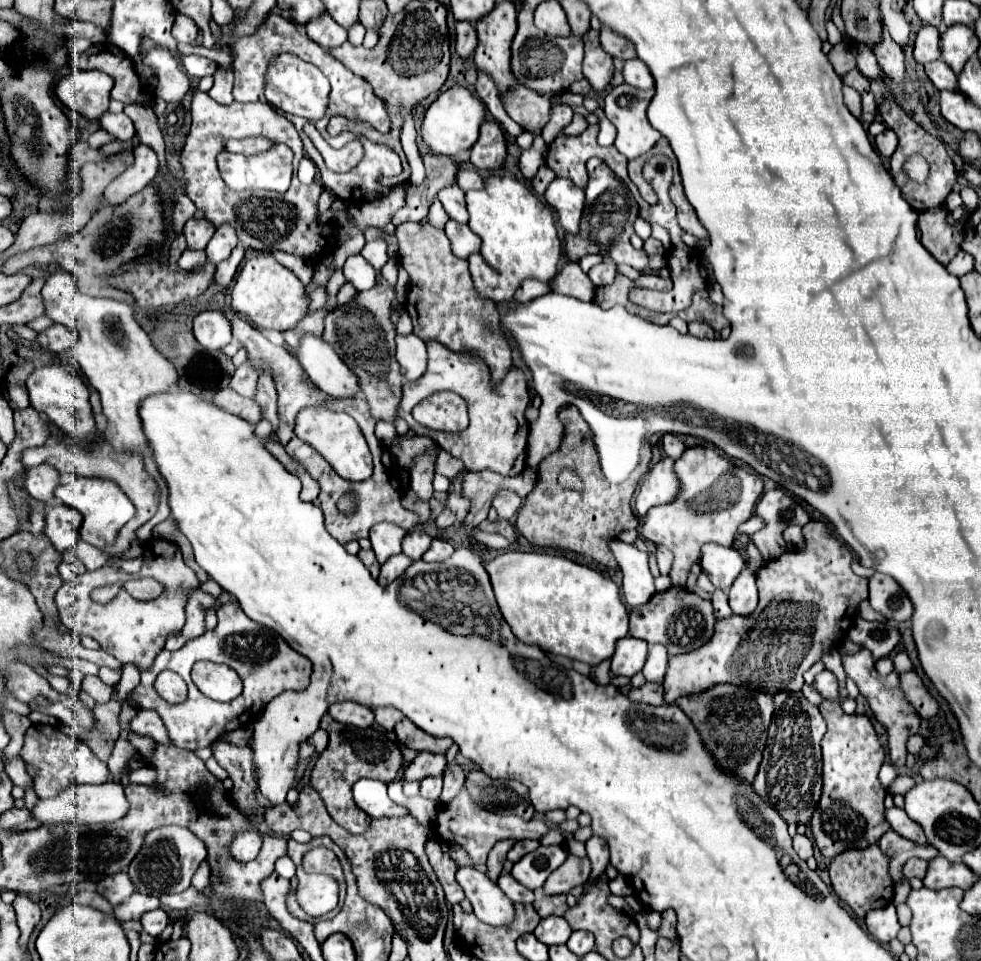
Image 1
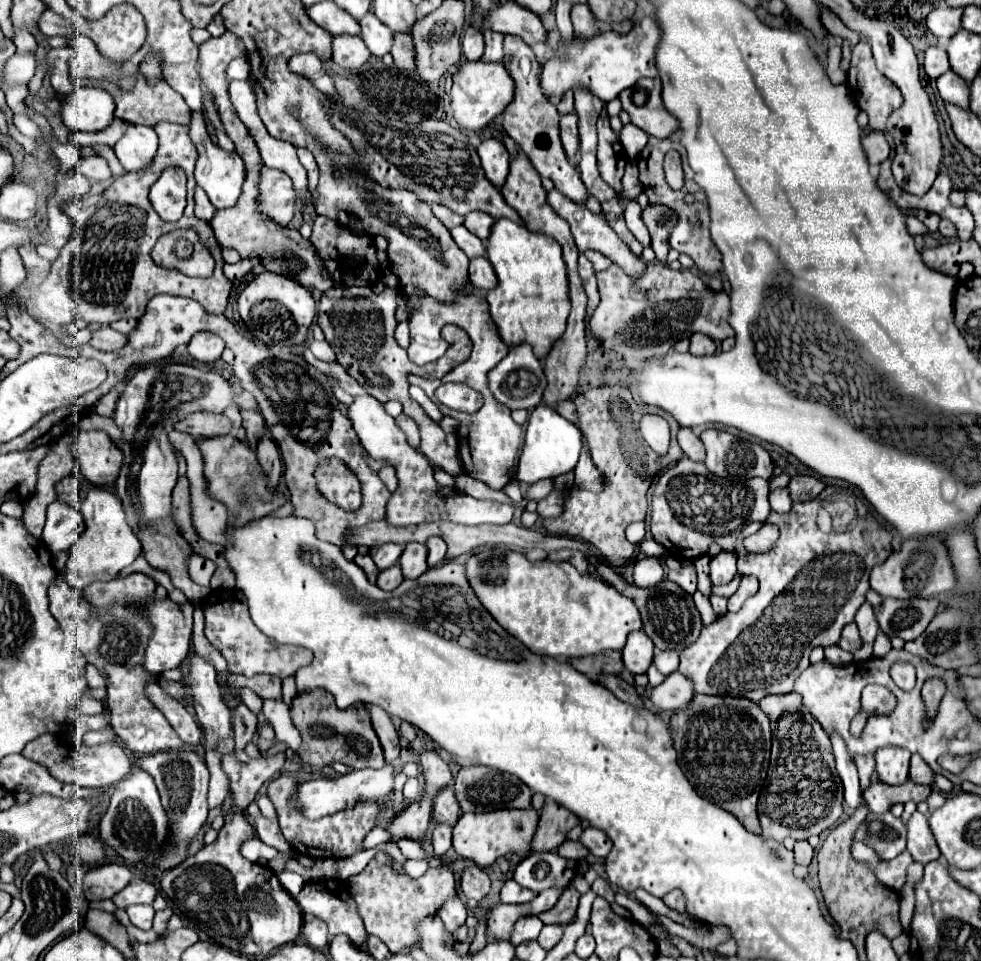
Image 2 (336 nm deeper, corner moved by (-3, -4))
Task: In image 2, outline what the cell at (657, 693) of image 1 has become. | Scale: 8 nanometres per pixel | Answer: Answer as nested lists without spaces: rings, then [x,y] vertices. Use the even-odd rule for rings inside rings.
[[[674,671],[664,679],[662,685],[652,689],[650,701],[660,709],[676,711],[688,705],[694,695],[696,691],[692,689],[692,681],[688,681],[688,677],[684,677],[680,671]]]

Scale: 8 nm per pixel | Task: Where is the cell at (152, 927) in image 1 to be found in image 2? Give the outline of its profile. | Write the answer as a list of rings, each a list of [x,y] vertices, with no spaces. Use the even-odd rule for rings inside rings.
[[[130,905],[130,907],[126,909],[126,913],[128,913],[130,921],[132,921],[136,927],[140,927],[140,929],[144,929],[144,931],[152,929],[152,917],[154,917],[152,905]]]

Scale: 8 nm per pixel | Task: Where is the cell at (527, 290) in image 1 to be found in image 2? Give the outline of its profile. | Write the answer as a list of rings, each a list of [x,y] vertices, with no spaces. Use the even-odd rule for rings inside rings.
[[[528,343],[510,347],[510,353],[496,365],[496,369],[488,371],[488,387],[492,389],[492,395],[496,401],[506,405],[508,409],[526,409],[532,411],[542,403],[542,393],[546,389],[546,377],[542,371],[542,363],[534,357],[532,347]]]

